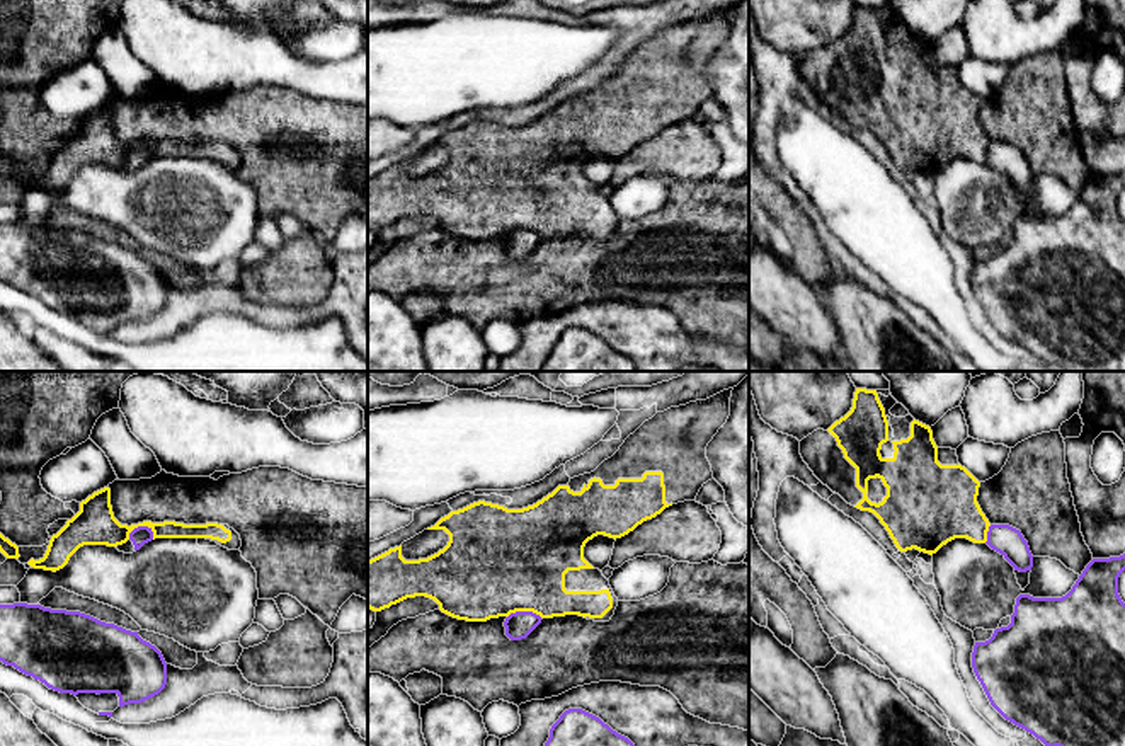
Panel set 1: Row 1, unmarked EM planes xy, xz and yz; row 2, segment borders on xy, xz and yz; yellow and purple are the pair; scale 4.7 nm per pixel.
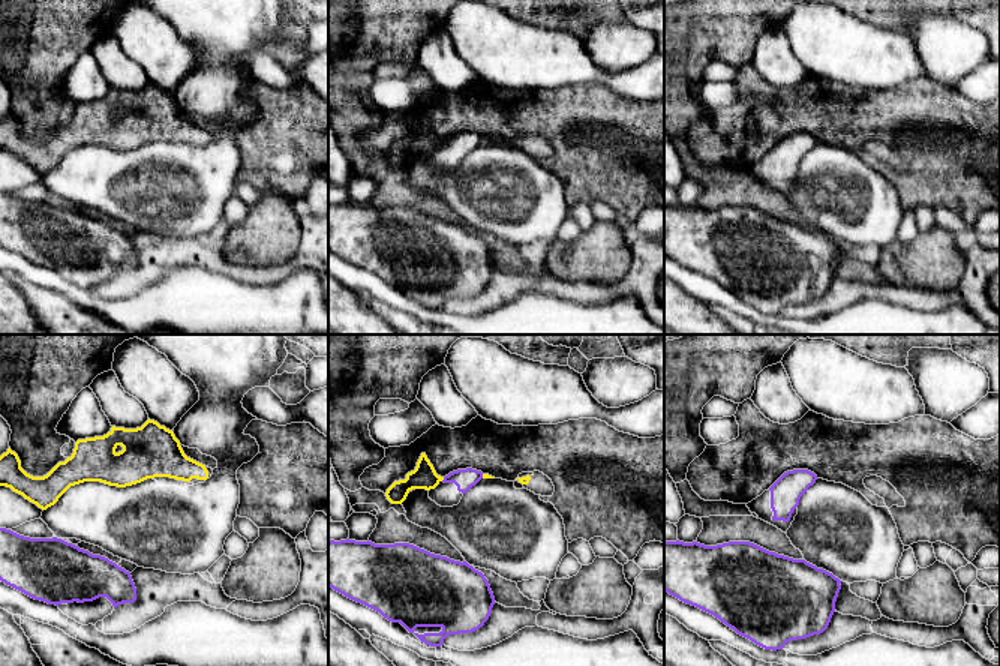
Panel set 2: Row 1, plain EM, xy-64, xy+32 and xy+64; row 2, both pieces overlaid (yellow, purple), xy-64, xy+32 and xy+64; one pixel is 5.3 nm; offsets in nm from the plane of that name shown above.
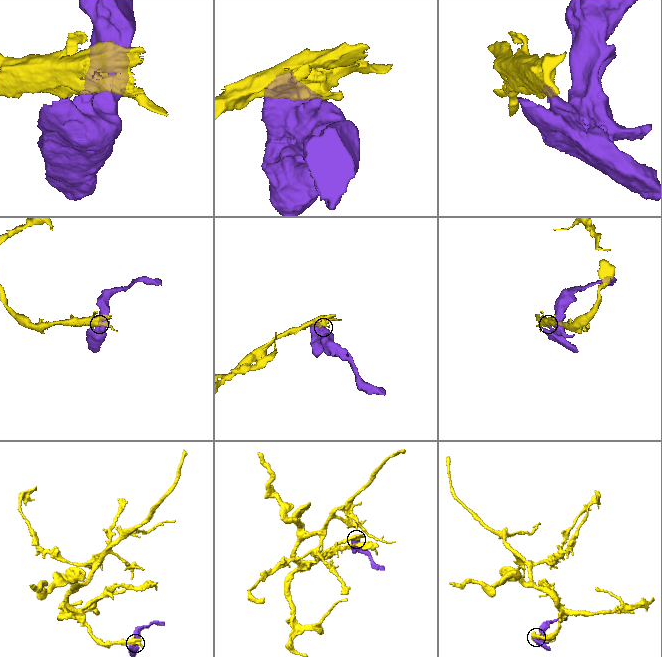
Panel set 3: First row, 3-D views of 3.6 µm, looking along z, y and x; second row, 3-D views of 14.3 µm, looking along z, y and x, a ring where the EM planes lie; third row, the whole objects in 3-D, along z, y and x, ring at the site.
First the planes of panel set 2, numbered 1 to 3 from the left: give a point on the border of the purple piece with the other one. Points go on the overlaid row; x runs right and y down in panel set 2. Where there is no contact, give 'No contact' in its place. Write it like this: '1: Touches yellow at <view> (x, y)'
1: No contact
2: Touches yellow at xy+32 (443, 479)
3: No contact

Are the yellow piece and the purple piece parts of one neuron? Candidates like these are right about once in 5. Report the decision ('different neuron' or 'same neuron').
different neuron

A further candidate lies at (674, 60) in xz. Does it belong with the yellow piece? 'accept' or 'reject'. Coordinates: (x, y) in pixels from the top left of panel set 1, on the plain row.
accept

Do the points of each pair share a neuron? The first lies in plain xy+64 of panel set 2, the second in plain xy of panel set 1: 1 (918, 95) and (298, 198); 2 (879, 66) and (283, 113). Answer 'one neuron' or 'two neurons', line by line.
1: one neuron
2: two neurons

